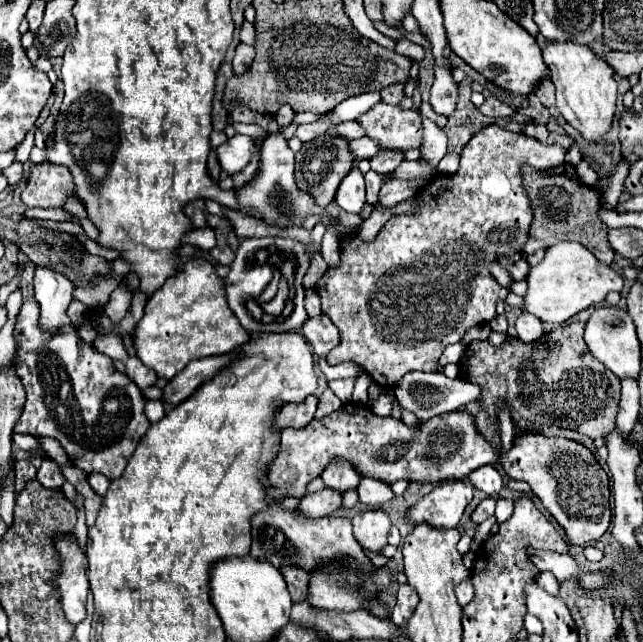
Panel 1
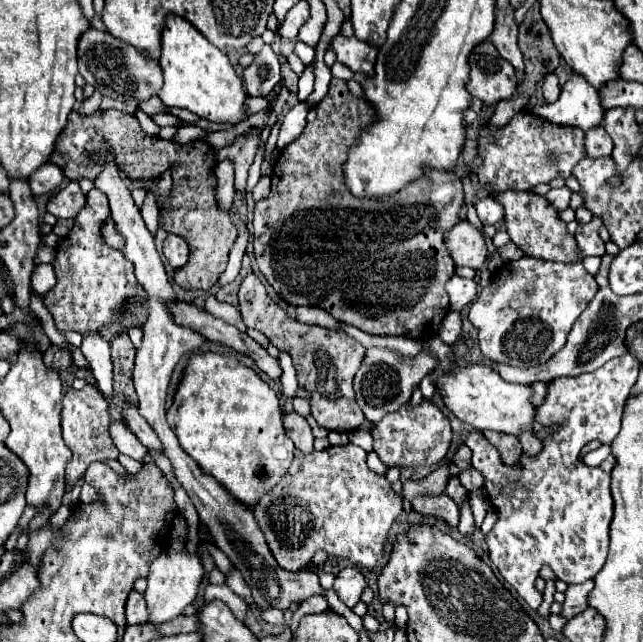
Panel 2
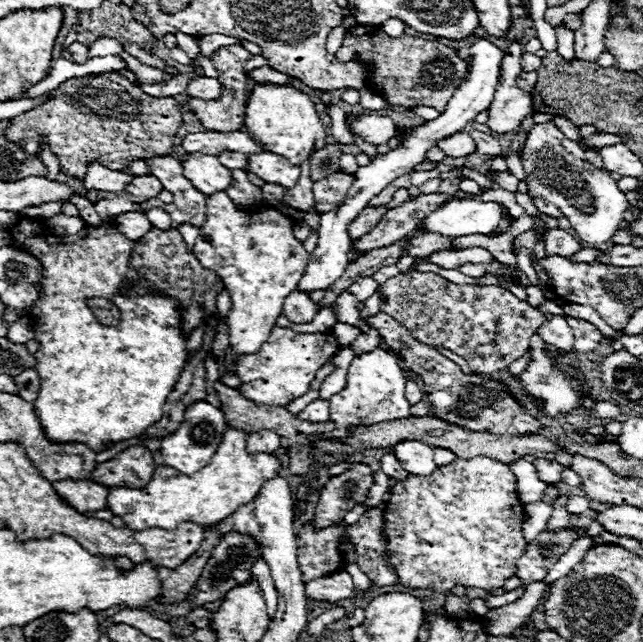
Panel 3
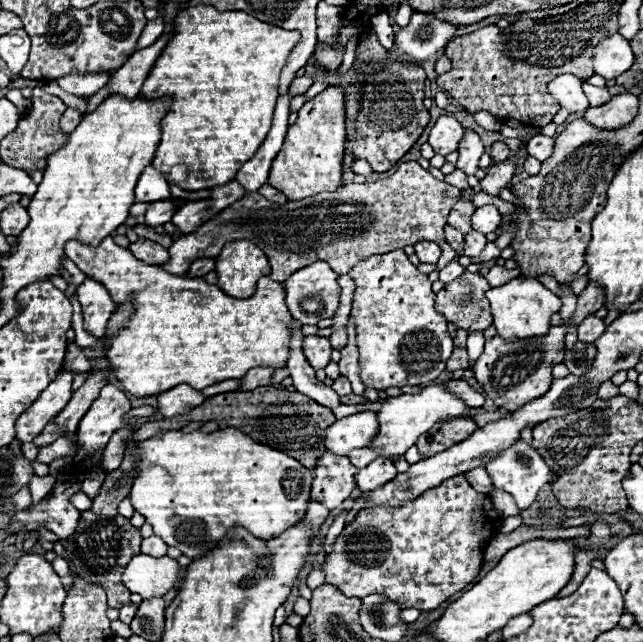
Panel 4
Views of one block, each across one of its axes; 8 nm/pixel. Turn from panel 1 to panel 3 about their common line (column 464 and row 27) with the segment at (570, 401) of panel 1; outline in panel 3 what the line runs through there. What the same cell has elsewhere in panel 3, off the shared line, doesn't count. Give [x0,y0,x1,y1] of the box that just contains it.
[336,26,468,112]

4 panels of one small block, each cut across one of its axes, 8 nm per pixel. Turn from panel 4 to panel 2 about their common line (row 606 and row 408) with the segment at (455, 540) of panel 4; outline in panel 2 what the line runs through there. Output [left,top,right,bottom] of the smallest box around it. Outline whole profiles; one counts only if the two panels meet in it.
[372,400,452,468]

